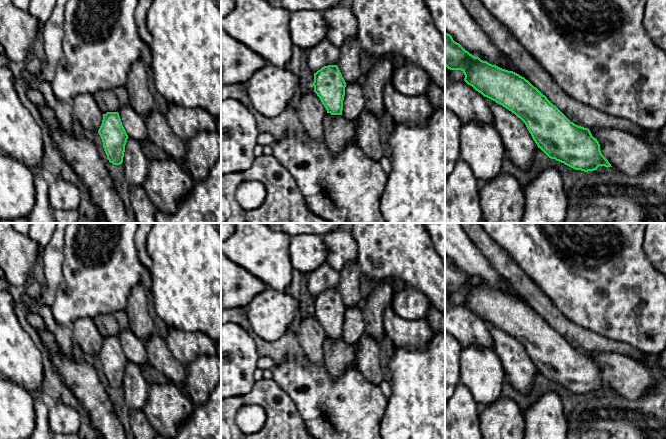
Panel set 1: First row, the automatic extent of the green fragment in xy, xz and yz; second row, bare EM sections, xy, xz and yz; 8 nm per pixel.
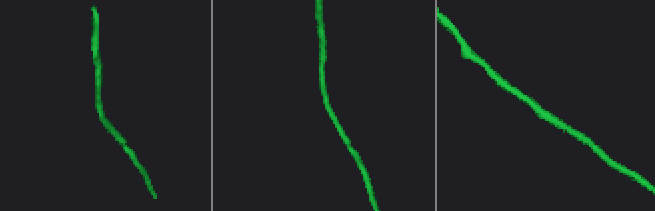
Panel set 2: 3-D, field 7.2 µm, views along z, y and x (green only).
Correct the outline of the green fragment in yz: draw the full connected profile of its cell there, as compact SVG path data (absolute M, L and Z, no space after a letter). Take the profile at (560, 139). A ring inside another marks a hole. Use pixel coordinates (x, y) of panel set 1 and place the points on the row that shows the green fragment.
M446 32L445 66L450 70L461 70L465 75L464 81L468 85L520 118L525 123L538 148L549 158L584 172L597 170L599 166L612 167L602 155L599 142L592 136L588 128L571 122L524 77L473 56Z

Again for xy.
M107 112L103 114L98 133L109 162L113 165L122 164L128 135L122 125L119 113Z

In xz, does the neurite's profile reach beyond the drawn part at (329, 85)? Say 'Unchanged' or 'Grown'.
Unchanged

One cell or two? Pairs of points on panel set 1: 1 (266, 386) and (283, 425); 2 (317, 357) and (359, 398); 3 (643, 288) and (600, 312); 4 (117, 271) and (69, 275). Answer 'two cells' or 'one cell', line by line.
1: one cell
2: two cells
3: one cell
4: one cell

